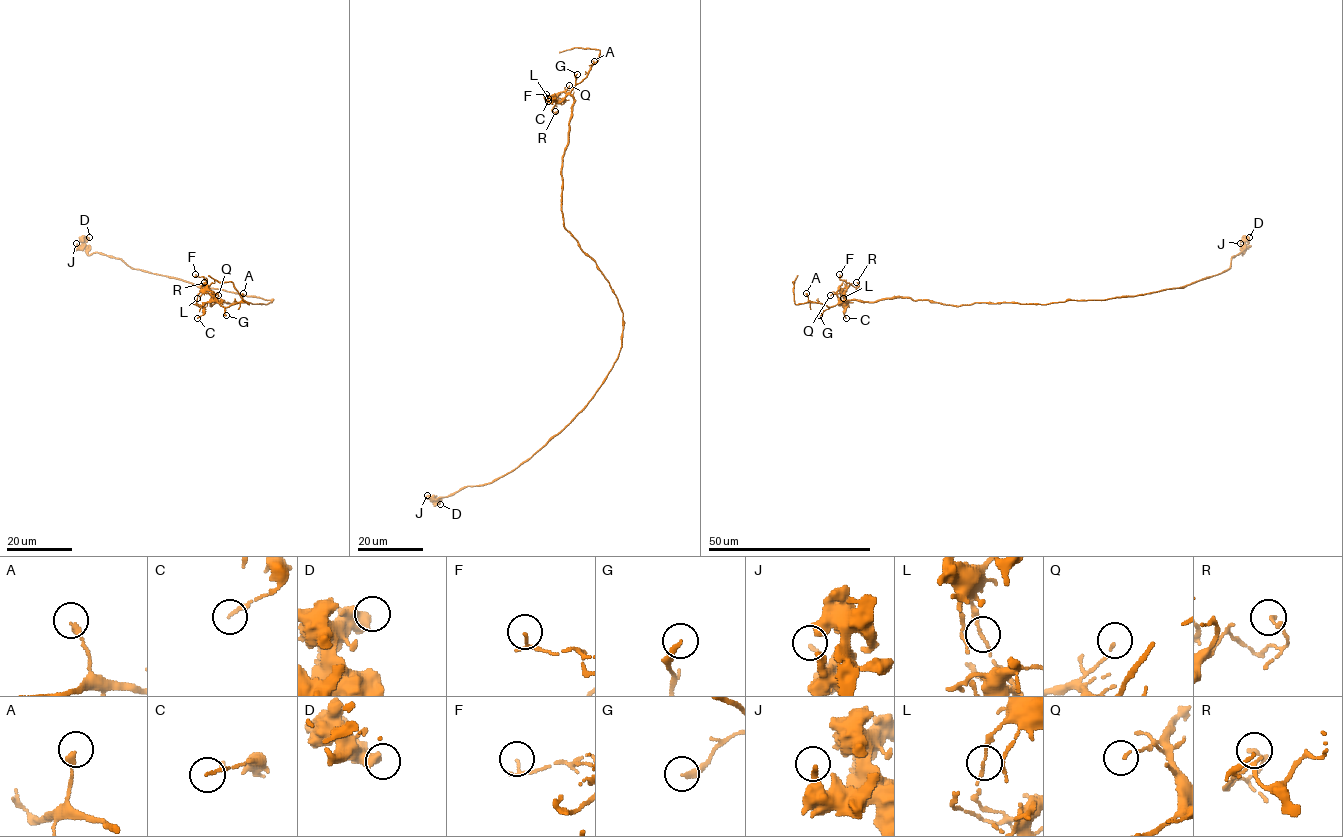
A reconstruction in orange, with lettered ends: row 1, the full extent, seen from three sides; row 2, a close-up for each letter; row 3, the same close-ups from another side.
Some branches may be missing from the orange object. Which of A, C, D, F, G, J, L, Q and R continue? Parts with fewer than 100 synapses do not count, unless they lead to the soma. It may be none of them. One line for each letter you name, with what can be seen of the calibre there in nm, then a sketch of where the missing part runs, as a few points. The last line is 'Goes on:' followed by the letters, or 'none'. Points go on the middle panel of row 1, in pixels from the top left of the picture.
Goes on: none

